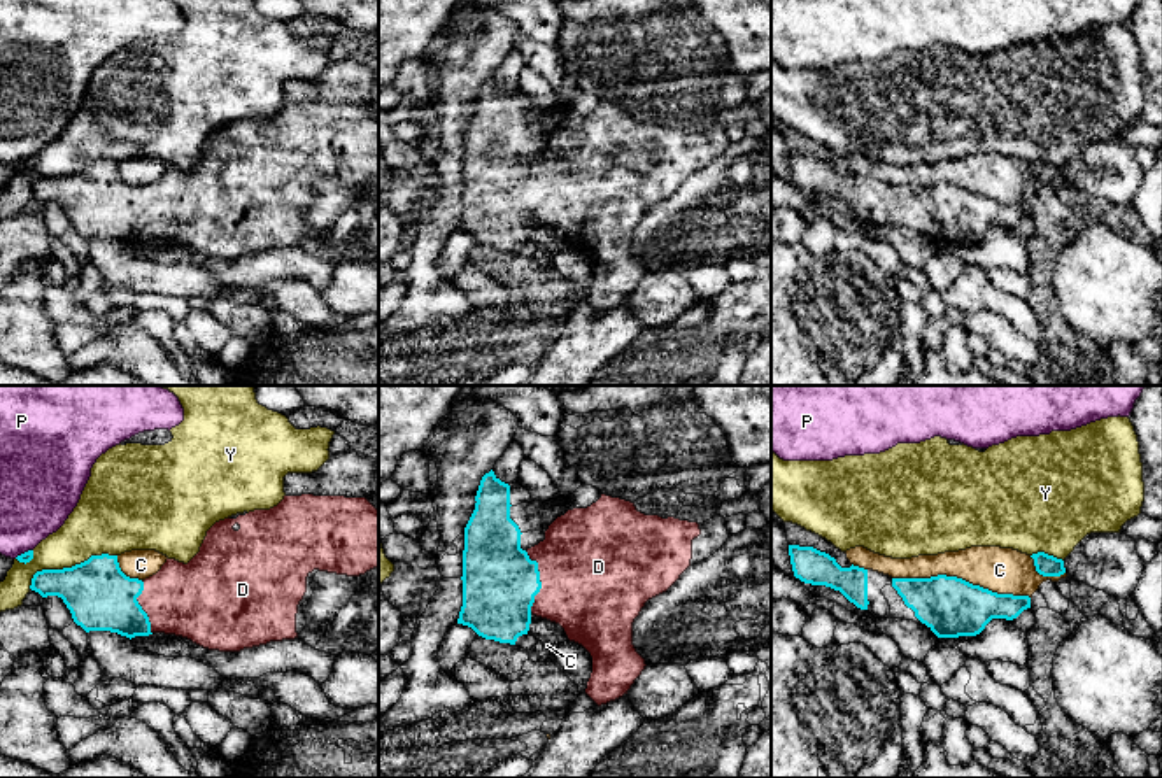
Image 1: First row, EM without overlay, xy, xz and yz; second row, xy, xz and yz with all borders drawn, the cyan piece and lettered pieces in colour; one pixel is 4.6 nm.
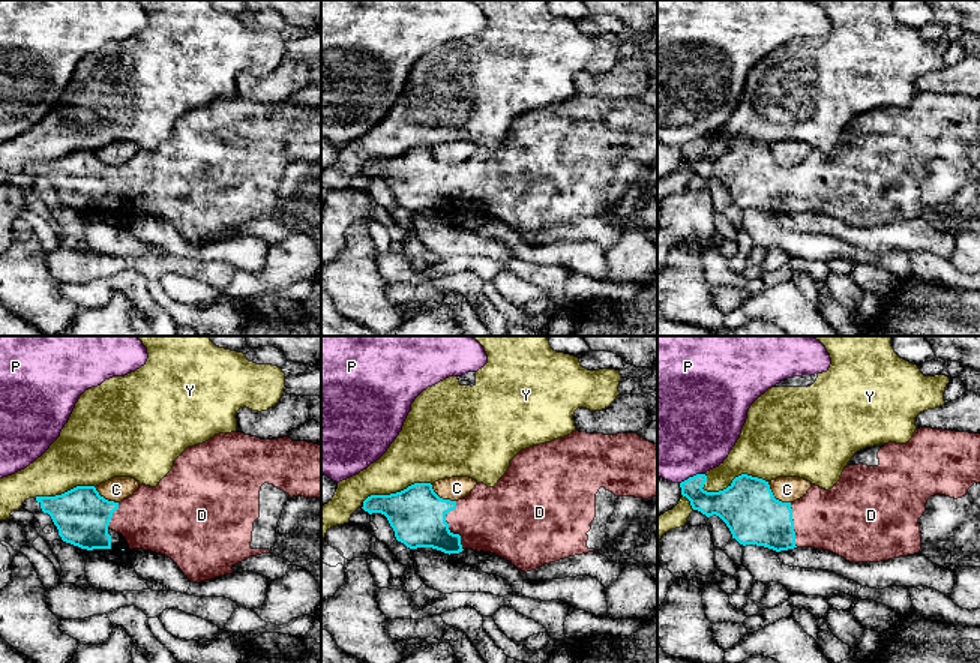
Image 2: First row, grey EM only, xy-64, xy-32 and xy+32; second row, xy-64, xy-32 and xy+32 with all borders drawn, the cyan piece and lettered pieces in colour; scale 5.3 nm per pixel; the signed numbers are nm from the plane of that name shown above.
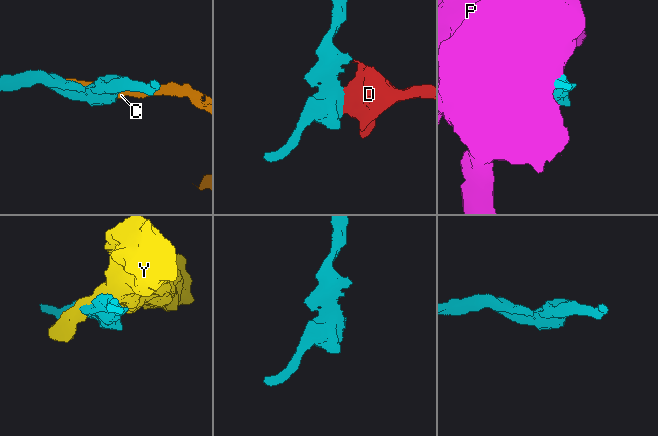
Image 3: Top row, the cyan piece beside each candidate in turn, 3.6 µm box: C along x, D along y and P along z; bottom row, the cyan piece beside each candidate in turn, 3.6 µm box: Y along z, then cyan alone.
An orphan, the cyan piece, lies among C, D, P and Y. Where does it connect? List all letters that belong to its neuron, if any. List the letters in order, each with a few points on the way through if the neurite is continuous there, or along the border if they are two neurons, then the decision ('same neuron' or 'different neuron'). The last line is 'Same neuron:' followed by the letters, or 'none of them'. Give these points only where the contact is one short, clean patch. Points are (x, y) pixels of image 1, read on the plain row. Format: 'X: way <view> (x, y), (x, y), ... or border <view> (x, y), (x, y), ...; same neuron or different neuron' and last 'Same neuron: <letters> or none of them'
C: different neuron
D: way xz (500, 190), (538, 188), (593, 183); same neuron
P: different neuron
Y: different neuron
Same neuron: D

